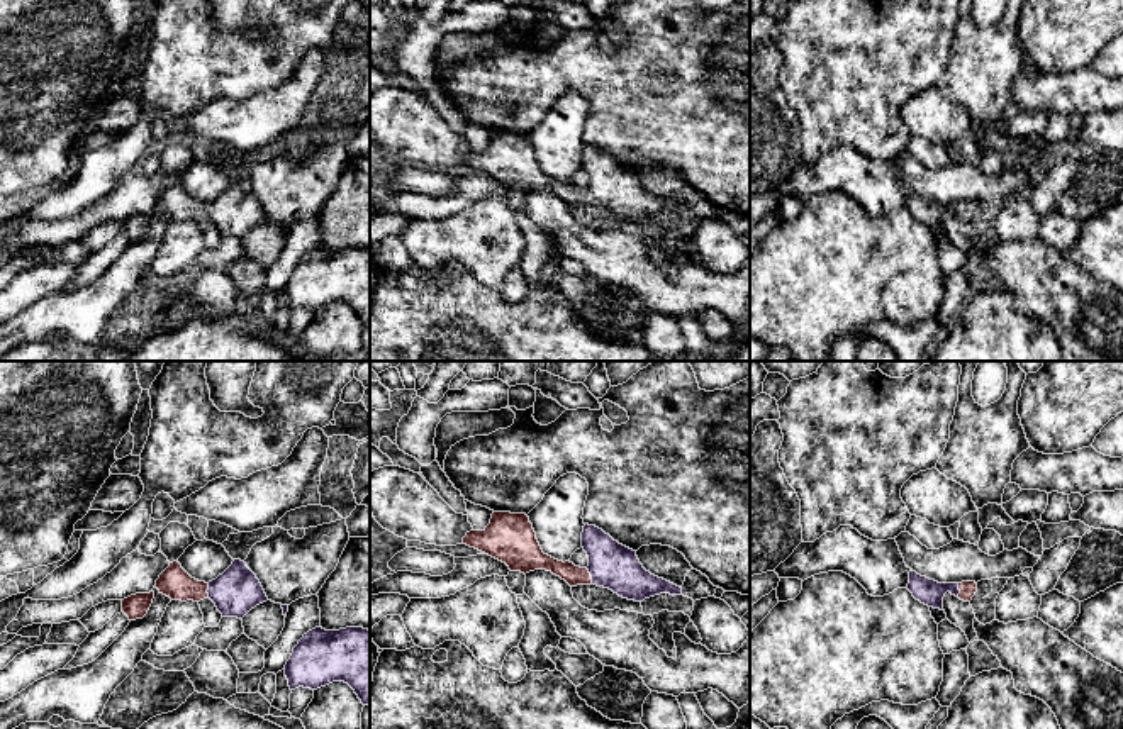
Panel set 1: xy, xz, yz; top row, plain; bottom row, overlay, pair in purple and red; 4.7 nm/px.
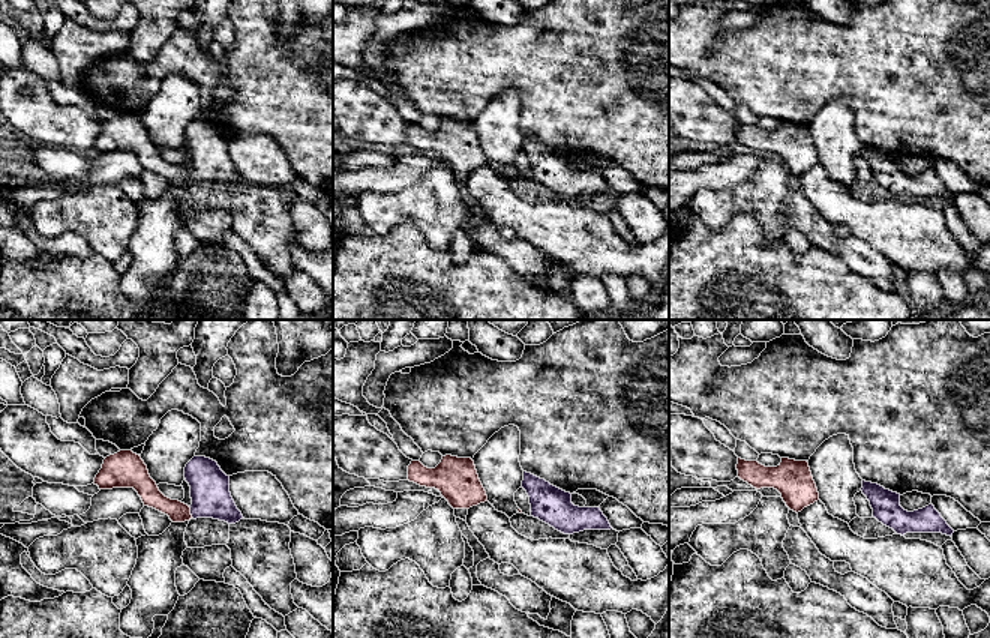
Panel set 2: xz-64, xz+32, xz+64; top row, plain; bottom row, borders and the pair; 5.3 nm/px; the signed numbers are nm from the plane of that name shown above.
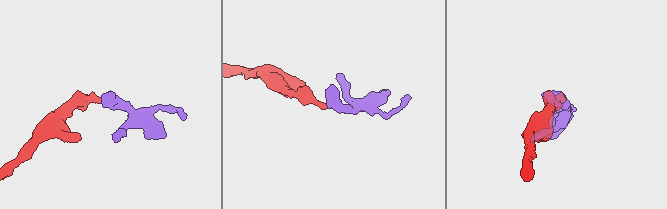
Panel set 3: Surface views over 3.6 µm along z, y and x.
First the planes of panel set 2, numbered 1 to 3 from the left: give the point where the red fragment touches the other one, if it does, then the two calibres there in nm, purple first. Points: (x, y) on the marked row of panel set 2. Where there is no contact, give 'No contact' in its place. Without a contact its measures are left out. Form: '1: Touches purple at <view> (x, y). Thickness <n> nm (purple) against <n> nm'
1: Touches purple at xz-64 (191, 512). Thickness 220 nm (purple) against 110 nm
2: No contact
3: No contact

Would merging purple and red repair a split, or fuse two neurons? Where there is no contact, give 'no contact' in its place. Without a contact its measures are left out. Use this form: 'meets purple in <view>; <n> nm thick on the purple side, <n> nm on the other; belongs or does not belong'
meets purple in xz; 220 nm thick on the purple side, 100 nm on the other; belongs

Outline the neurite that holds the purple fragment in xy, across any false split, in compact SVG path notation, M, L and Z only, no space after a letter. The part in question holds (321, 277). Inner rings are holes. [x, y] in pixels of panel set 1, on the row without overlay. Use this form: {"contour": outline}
{"contour": "M319 246L304 254L283 290L290 310L317 310L332 302L344 302L363 326L370 326L370 251L326 251Z"}

